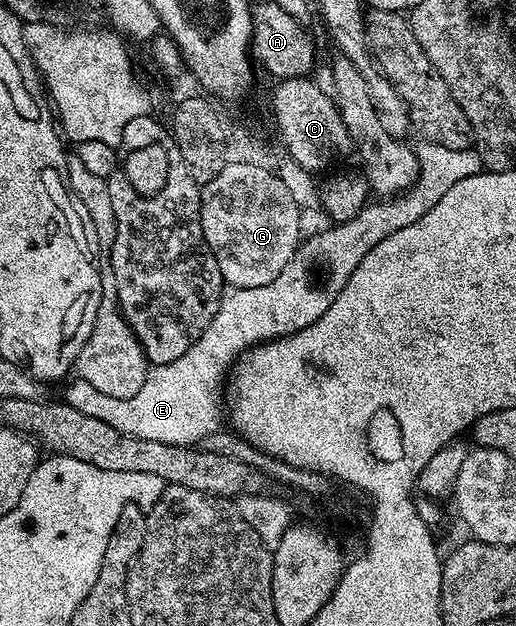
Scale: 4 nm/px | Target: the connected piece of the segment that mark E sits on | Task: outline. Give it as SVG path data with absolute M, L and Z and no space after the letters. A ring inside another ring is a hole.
M426 139L420 143L415 148L420 173L408 191L398 193L388 200L376 201L377 204L368 203L349 221L336 223L330 226L331 228L311 237L308 235L298 245L291 262L283 266L283 271L273 281L267 282L267 286L226 287L221 293L219 310L215 310L215 318L211 318L207 330L203 330L201 337L193 341L191 350L175 358L175 362L150 367L143 386L139 386L139 394L131 398L107 398L107 394L99 394L95 386L77 378L74 379L74 384L63 393L65 403L75 406L75 410L83 414L91 414L91 418L99 418L99 422L107 422L107 426L115 426L115 430L123 430L123 434L135 434L135 438L151 438L151 442L168 444L200 445L202 443L200 440L207 439L220 426L221 416L223 420L223 389L227 384L227 373L248 348L253 348L266 340L278 340L284 336L290 336L311 326L311 322L319 322L319 318L323 318L323 313L327 311L327 306L331 306L339 290L347 286L347 278L351 278L355 267L379 242L383 242L388 235L395 234L396 230L403 230L404 227L417 222L447 194L447 191L451 190L452 186L464 178L473 177L475 173L484 169L484 164L474 149L454 150ZM317 266L325 266L325 281L321 285L317 285Z

